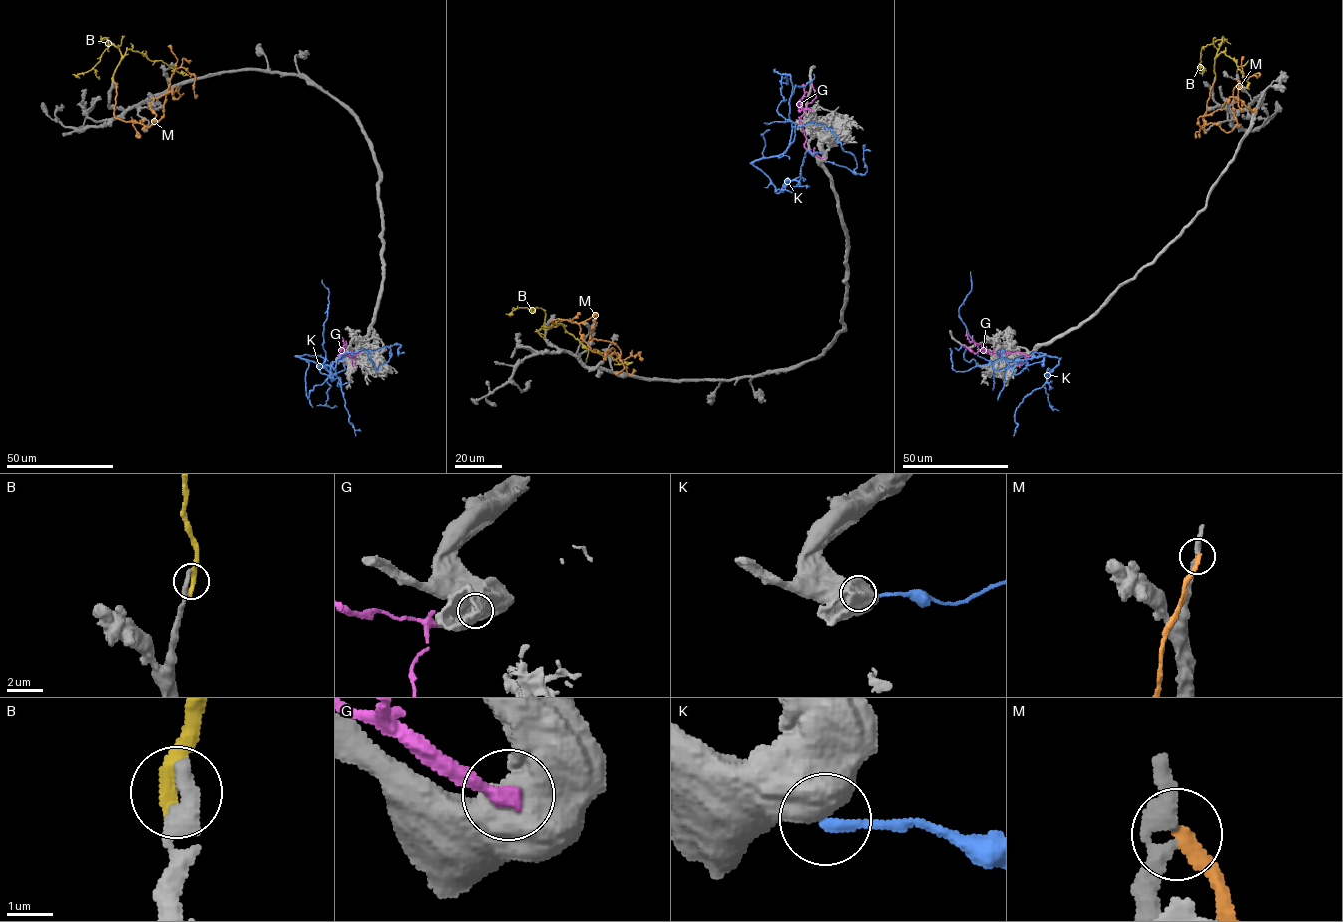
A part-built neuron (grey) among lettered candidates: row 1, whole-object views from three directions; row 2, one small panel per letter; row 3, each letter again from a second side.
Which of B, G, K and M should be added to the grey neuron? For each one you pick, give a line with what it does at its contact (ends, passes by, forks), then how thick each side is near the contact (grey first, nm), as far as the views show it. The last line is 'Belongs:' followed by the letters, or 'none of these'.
Belongs: none of these

